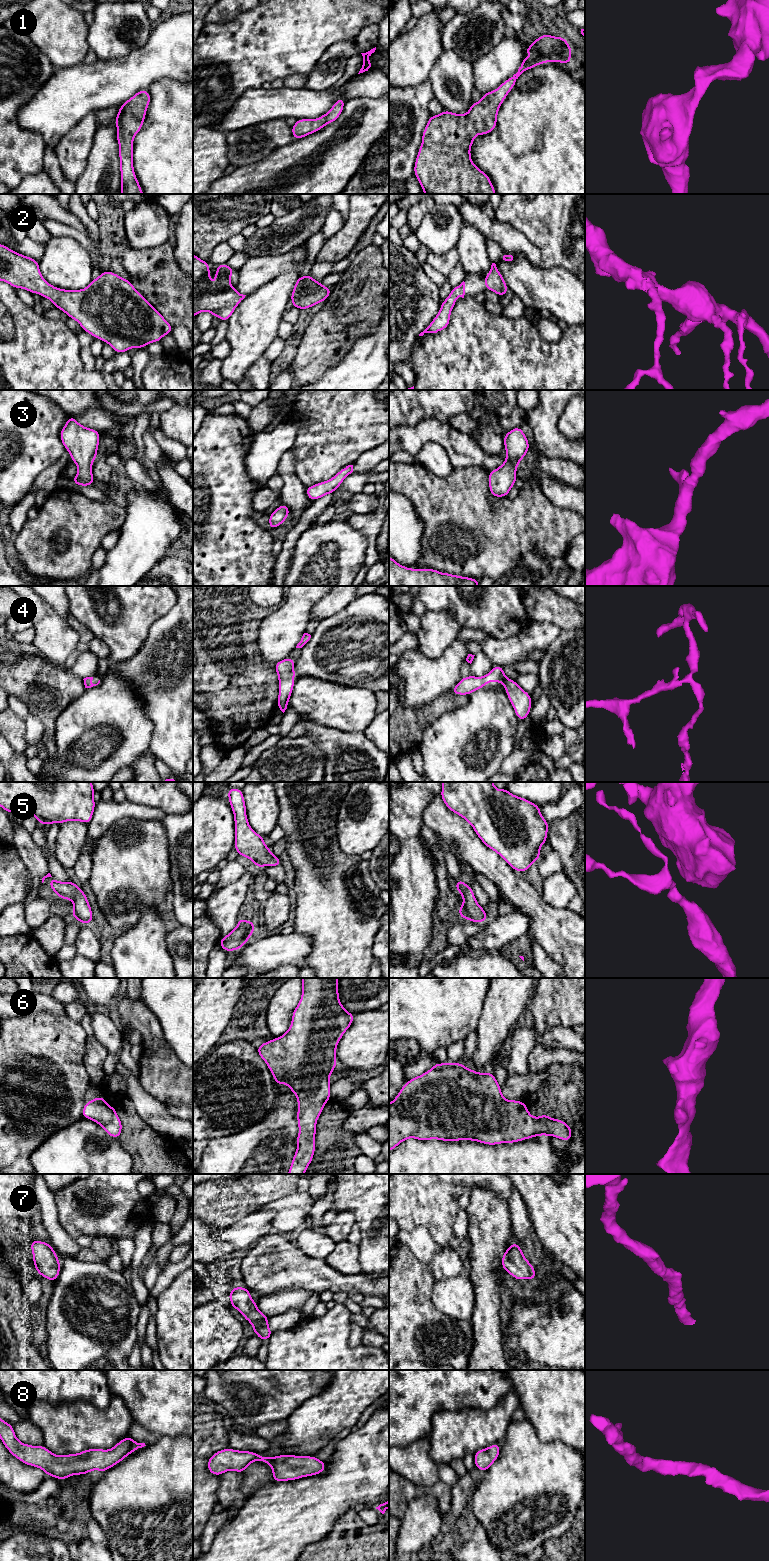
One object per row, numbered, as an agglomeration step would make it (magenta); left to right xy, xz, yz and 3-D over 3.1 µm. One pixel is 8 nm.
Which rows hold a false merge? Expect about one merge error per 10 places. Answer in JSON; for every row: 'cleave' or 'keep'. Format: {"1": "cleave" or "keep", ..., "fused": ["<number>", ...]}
{"1": "keep", "2": "keep", "3": "keep", "4": "keep", "5": "keep", "6": "keep", "7": "keep", "8": "keep", "fused": []}

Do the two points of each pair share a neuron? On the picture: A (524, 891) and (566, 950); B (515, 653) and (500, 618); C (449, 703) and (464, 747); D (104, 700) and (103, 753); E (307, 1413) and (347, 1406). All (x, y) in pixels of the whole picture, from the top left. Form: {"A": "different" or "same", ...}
{"A": "same", "B": "different", "C": "different", "D": "same", "E": "same"}

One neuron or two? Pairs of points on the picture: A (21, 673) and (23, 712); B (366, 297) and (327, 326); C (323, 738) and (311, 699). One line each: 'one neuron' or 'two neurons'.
A: two neurons
B: one neuron
C: two neurons

